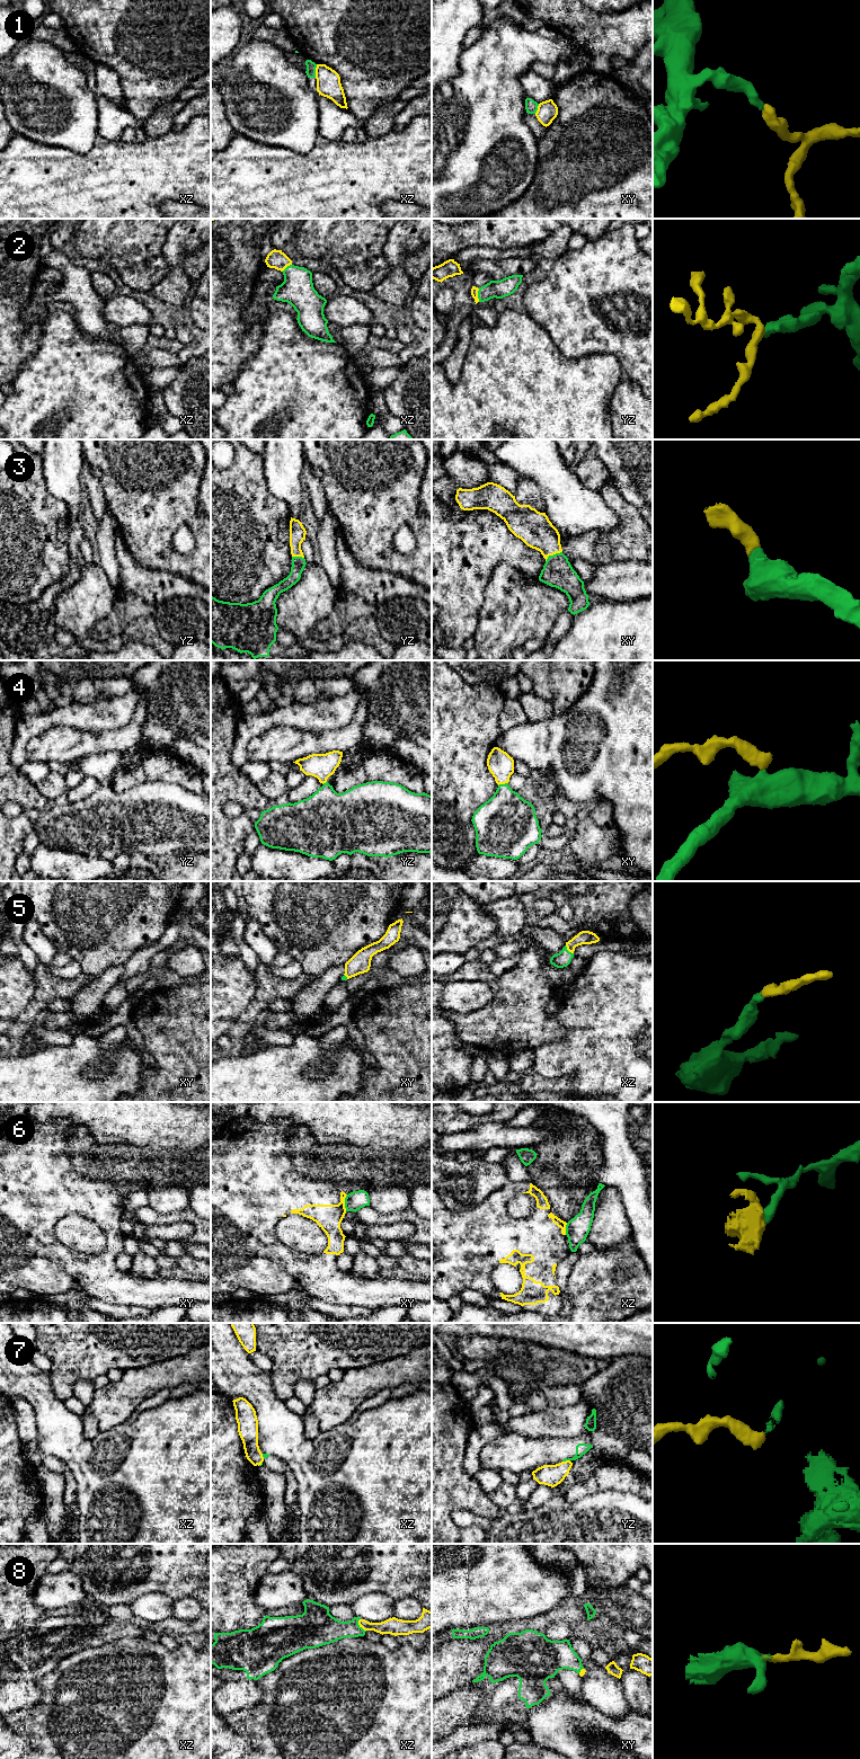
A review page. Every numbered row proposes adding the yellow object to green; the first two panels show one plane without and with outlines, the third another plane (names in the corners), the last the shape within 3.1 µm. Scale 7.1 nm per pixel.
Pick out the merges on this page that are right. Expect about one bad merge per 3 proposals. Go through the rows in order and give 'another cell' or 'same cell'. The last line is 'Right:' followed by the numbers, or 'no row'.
1: another cell
2: same cell
3: same cell
4: same cell
5: same cell
6: another cell
7: another cell
8: same cell
Right: 2, 3, 4, 5, 8

